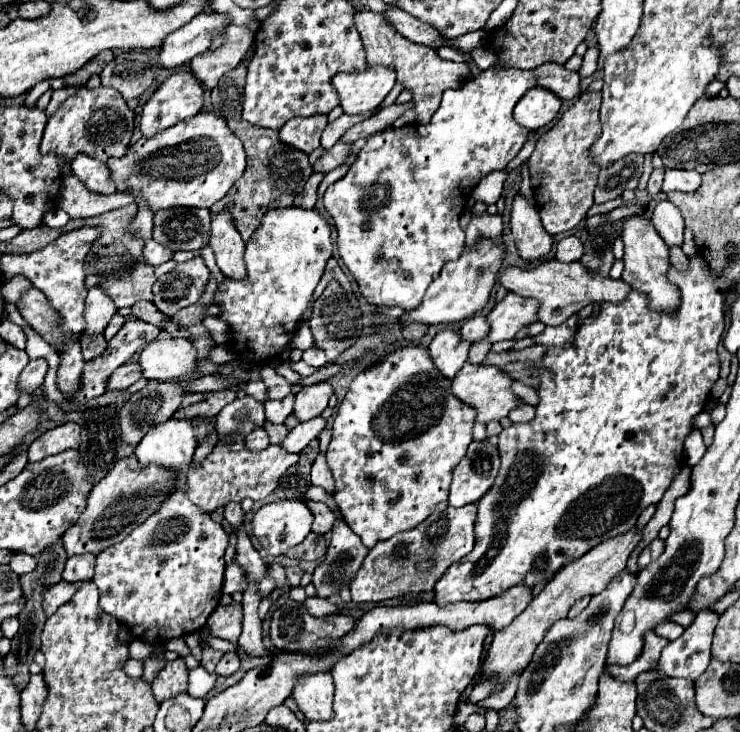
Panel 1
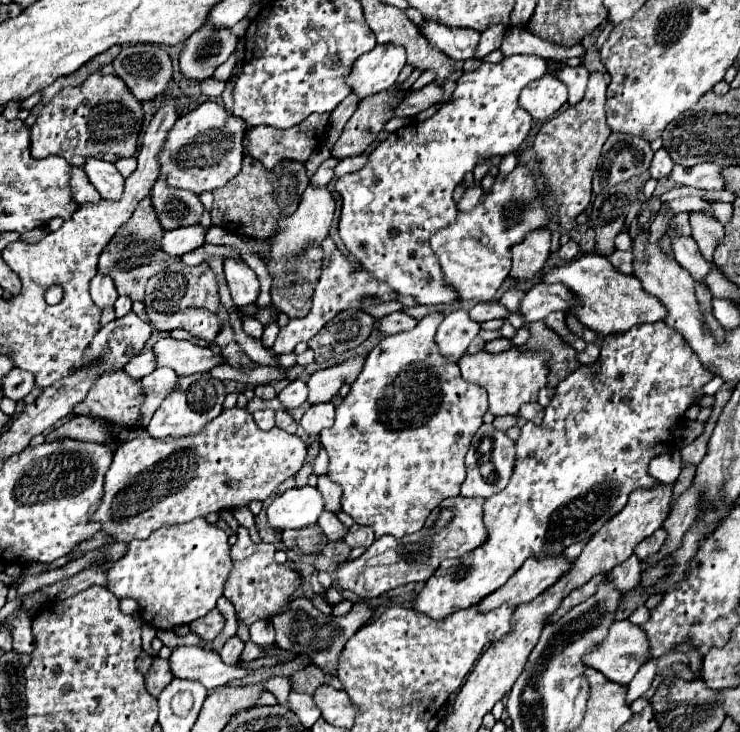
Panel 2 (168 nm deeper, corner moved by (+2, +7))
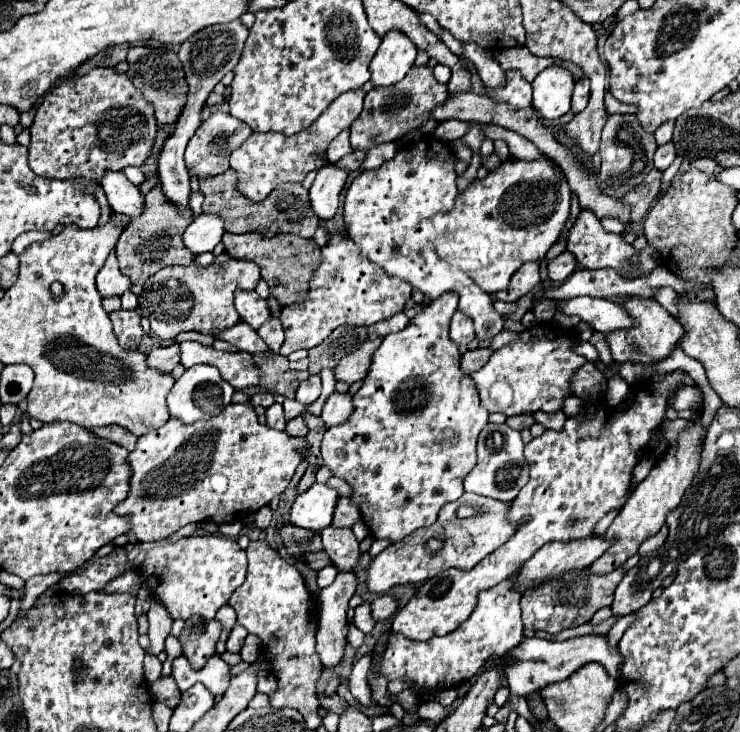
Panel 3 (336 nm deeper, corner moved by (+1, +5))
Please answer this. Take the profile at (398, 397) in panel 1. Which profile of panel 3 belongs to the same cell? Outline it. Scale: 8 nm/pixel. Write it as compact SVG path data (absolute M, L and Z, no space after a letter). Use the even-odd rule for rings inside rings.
M447 293L447 295L441 295L433 301L429 301L411 321L409 325L399 331L399 333L393 333L393 335L387 335L381 343L381 347L375 351L375 357L373 357L373 363L371 363L371 369L369 369L369 375L365 377L365 383L363 387L353 395L353 405L355 405L355 411L351 413L351 417L341 423L341 425L335 425L331 429L325 431L325 437L323 437L323 443L321 443L321 457L325 461L325 465L333 471L335 477L341 477L345 479L351 487L353 487L353 497L351 501L359 507L361 511L361 517L363 517L363 523L367 525L367 529L377 537L377 539L391 539L393 543L399 543L403 541L407 535L411 535L413 531L421 529L421 527L431 527L435 521L437 521L437 513L439 509L449 503L449 501L457 501L461 495L463 495L463 479L465 475L475 467L477 463L477 453L475 453L475 447L477 447L477 437L479 433L483 431L483 427L489 423L489 411L481 405L481 399L479 399L479 393L477 393L477 387L475 387L475 381L469 377L469 375L463 375L461 367L459 367L459 361L461 361L461 353L459 349L455 347L455 343L451 343L449 339L449 321L453 317L453 313L457 311L457 303L459 303L459 295L455 293Z

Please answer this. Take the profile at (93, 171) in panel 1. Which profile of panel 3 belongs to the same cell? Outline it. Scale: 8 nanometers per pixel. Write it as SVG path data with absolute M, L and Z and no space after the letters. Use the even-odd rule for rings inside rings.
M107 171L101 179L101 187L115 213L123 213L129 217L139 217L143 213L145 199L143 195L139 195L139 189L127 181L123 173Z

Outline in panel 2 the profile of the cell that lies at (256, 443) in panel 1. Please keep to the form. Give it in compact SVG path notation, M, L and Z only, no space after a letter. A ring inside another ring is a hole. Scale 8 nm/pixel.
M264 409L264 411L256 411L254 413L254 421L262 431L268 431L274 427L274 411L272 409Z

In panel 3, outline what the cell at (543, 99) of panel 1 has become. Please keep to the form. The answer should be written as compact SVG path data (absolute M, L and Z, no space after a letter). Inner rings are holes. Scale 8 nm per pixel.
M551 65L533 81L533 107L543 119L559 119L571 107L573 75L565 67Z

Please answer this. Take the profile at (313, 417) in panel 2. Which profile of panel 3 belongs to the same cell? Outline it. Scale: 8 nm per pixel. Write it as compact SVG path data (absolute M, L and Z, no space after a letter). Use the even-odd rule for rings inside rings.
M333 391L329 395L329 399L325 401L325 407L323 407L323 421L327 427L333 427L333 425L339 425L343 423L353 411L353 403L351 403L351 393L337 393Z

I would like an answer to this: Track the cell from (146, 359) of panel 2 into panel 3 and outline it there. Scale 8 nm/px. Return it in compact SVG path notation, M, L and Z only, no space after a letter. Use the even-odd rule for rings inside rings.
M173 343L169 347L155 347L153 351L149 351L147 357L147 365L159 371L171 373L177 363L179 363L179 343Z

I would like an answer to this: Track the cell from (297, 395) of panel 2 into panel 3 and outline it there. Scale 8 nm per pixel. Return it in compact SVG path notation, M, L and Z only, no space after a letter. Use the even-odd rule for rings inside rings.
M311 375L297 389L297 401L301 401L303 405L311 405L313 401L317 401L319 395L321 395L321 377L319 375Z

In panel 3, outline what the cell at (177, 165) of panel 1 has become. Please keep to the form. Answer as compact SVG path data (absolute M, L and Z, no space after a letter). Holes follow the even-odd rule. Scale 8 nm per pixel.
M213 111L211 117L207 121L201 123L201 127L195 131L195 135L191 137L191 141L187 143L187 151L185 151L185 163L187 163L187 169L191 173L195 173L199 179L205 179L205 177L215 177L223 171L229 169L229 155L239 149L243 145L243 141L253 133L253 129L235 119L233 115L229 113L223 113L223 111Z

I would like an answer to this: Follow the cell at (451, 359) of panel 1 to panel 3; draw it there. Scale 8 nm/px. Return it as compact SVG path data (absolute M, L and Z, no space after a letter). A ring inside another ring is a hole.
M457 311L451 319L451 341L461 345L461 343L469 343L475 339L475 329L473 329L473 321L463 315L461 311Z

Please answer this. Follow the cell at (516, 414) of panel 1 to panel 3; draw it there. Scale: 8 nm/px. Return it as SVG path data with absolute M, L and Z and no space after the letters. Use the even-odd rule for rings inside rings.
M557 411L557 413L535 413L533 415L537 419L537 423L541 423L545 429L553 429L553 431L561 431L563 423L565 423L565 413Z

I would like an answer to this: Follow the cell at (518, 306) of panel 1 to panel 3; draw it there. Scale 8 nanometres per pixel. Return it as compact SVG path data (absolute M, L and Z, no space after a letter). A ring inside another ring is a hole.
M575 297L569 301L555 301L555 307L565 315L577 315L587 321L595 331L611 333L619 329L633 327L631 315L617 303L595 297Z

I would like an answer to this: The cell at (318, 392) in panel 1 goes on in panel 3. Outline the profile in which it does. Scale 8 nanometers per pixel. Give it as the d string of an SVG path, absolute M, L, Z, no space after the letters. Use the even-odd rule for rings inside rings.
M367 339L357 351L353 351L351 355L343 357L339 361L339 365L335 367L335 375L337 375L337 381L345 381L345 383L355 383L355 381L361 381L367 377L367 371L371 367L371 355L377 351L381 339Z

